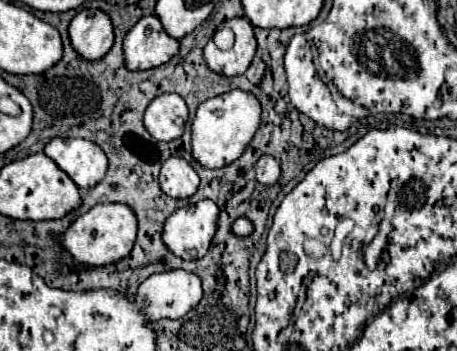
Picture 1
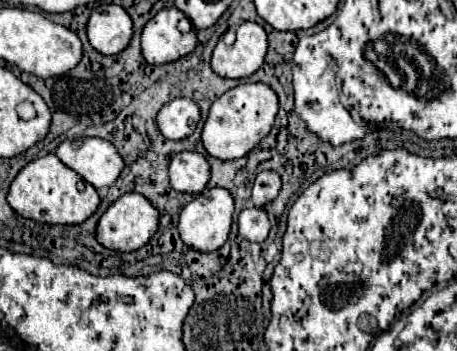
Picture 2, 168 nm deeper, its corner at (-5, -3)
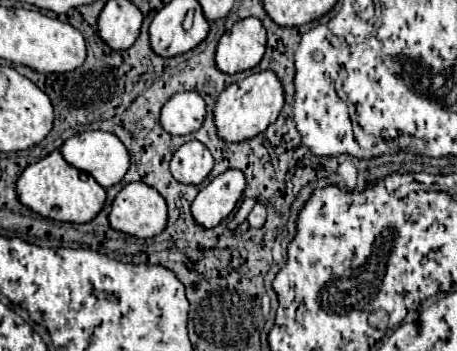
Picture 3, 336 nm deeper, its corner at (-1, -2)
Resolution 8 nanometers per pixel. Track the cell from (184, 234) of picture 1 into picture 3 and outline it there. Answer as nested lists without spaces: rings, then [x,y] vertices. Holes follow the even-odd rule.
[[[227,169],[217,175],[207,187],[199,191],[195,203],[191,205],[191,213],[195,221],[203,227],[215,227],[221,219],[225,219],[237,205],[247,187],[247,179],[239,169]]]

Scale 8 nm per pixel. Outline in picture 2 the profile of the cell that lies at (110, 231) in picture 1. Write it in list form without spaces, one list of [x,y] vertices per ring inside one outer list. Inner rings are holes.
[[[125,194],[117,202],[113,202],[105,210],[105,214],[99,218],[97,228],[95,228],[95,238],[101,246],[105,246],[109,250],[133,252],[133,250],[143,248],[149,242],[149,238],[157,232],[157,220],[159,220],[159,214],[145,196]]]

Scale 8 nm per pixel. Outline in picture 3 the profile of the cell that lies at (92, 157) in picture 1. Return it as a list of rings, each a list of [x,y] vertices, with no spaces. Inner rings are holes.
[[[85,131],[85,133],[79,133],[79,135],[73,135],[71,139],[67,139],[61,147],[61,153],[65,157],[67,163],[71,163],[73,167],[77,167],[79,171],[85,171],[89,175],[95,177],[95,181],[101,185],[101,187],[111,187],[111,185],[117,185],[123,175],[127,173],[131,161],[129,161],[129,151],[127,147],[119,141],[117,135],[113,133],[107,133],[107,131]]]

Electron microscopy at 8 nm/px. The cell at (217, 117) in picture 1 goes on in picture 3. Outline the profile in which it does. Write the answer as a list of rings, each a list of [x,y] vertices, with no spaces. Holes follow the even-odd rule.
[[[261,71],[261,73],[251,73],[243,81],[231,83],[217,99],[215,105],[215,125],[219,131],[221,139],[227,141],[243,141],[251,139],[259,133],[263,133],[271,123],[275,123],[281,107],[285,103],[285,93],[279,77],[273,71]]]

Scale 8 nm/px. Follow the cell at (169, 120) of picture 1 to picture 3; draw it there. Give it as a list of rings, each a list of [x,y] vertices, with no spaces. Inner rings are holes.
[[[195,91],[173,95],[161,111],[161,125],[171,135],[189,135],[203,125],[205,101]]]

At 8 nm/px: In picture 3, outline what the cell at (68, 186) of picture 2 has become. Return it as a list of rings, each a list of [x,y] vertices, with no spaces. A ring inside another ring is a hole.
[[[53,151],[39,163],[29,165],[17,179],[17,195],[23,205],[31,207],[35,213],[69,223],[91,221],[105,205],[105,189],[89,175],[73,165],[69,165],[61,151]]]

